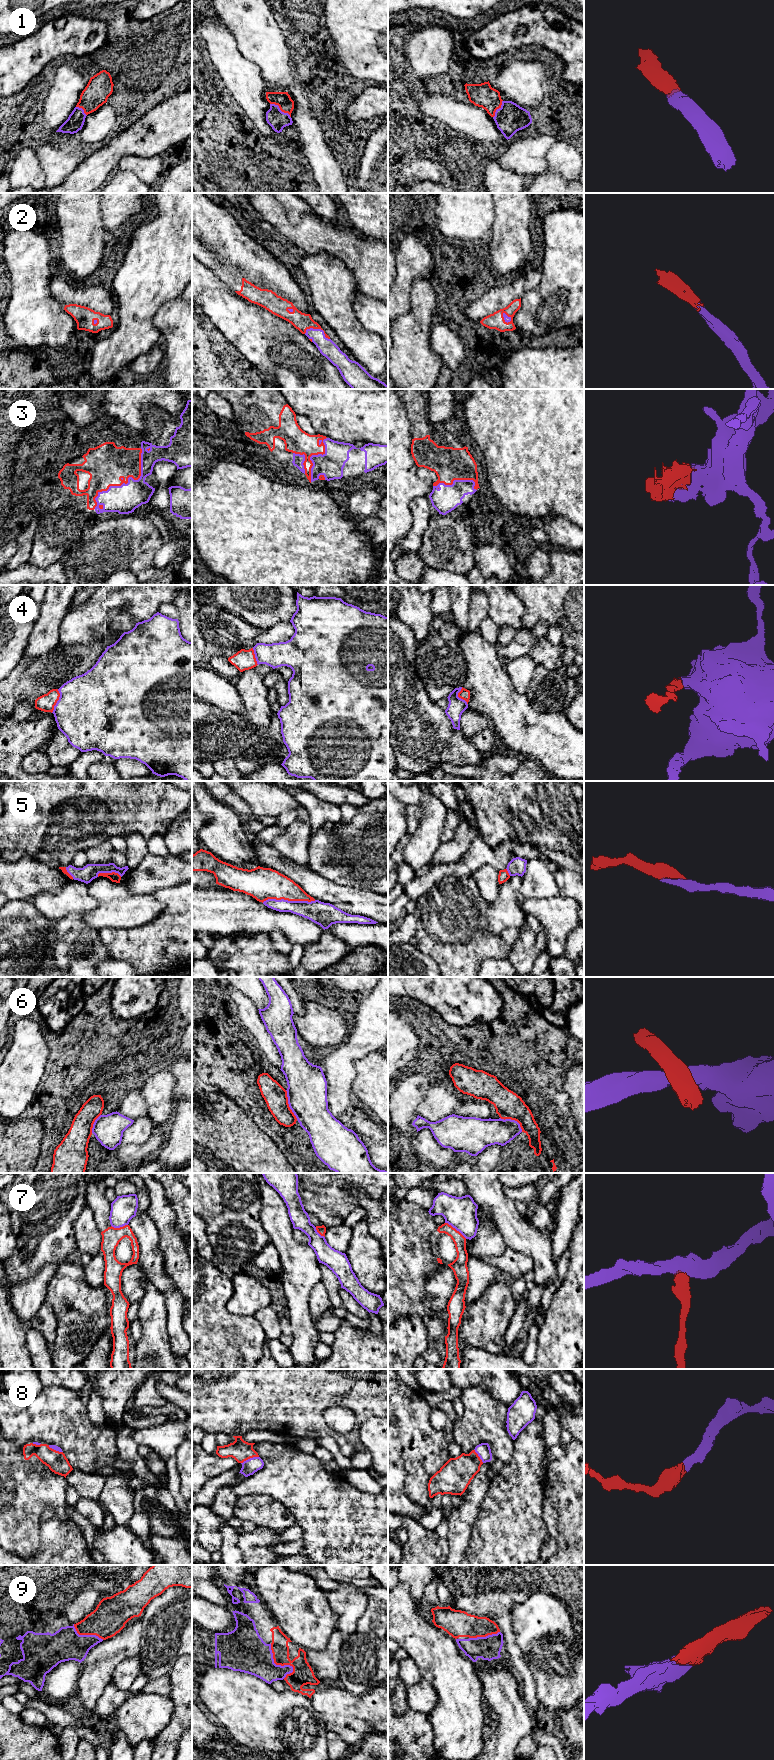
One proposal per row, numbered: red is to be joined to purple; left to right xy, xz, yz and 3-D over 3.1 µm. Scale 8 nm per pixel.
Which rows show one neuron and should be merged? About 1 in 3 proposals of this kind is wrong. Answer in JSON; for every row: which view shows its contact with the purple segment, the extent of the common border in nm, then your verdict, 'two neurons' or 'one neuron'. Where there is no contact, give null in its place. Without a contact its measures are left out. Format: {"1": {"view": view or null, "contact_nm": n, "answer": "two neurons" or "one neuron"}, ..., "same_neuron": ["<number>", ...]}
{"1": {"view": "xz", "contact_nm": 200, "answer": "one neuron"}, "2": {"view": "xz", "contact_nm": 220, "answer": "one neuron"}, "3": {"view": "xy", "contact_nm": 600, "answer": "one neuron"}, "4": {"view": "xy", "contact_nm": 200, "answer": "two neurons"}, "5": {"view": "xz", "contact_nm": 440, "answer": "one neuron"}, "6": {"view": "xz", "contact_nm": 260, "answer": "two neurons"}, "7": {"view": "yz", "contact_nm": 220, "answer": "two neurons"}, "8": {"view": "xz", "contact_nm": 160, "answer": "one neuron"}, "9": {"view": "xz", "contact_nm": 300, "answer": "one neuron"}, "same_neuron": ["1", "2", "3", "5", "8", "9"]}

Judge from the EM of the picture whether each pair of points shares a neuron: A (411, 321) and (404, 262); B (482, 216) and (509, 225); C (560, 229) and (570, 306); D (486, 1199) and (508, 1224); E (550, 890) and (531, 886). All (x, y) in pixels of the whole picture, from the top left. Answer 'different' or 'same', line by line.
A: different
B: different
C: same
D: same
E: same

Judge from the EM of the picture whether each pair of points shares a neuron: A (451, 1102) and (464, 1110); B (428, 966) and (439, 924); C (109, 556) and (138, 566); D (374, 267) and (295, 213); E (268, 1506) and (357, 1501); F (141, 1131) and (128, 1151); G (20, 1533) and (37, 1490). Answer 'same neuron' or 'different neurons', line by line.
A: different neurons
B: different neurons
C: different neurons
D: different neurons
E: different neurons
F: different neurons
G: same neuron

